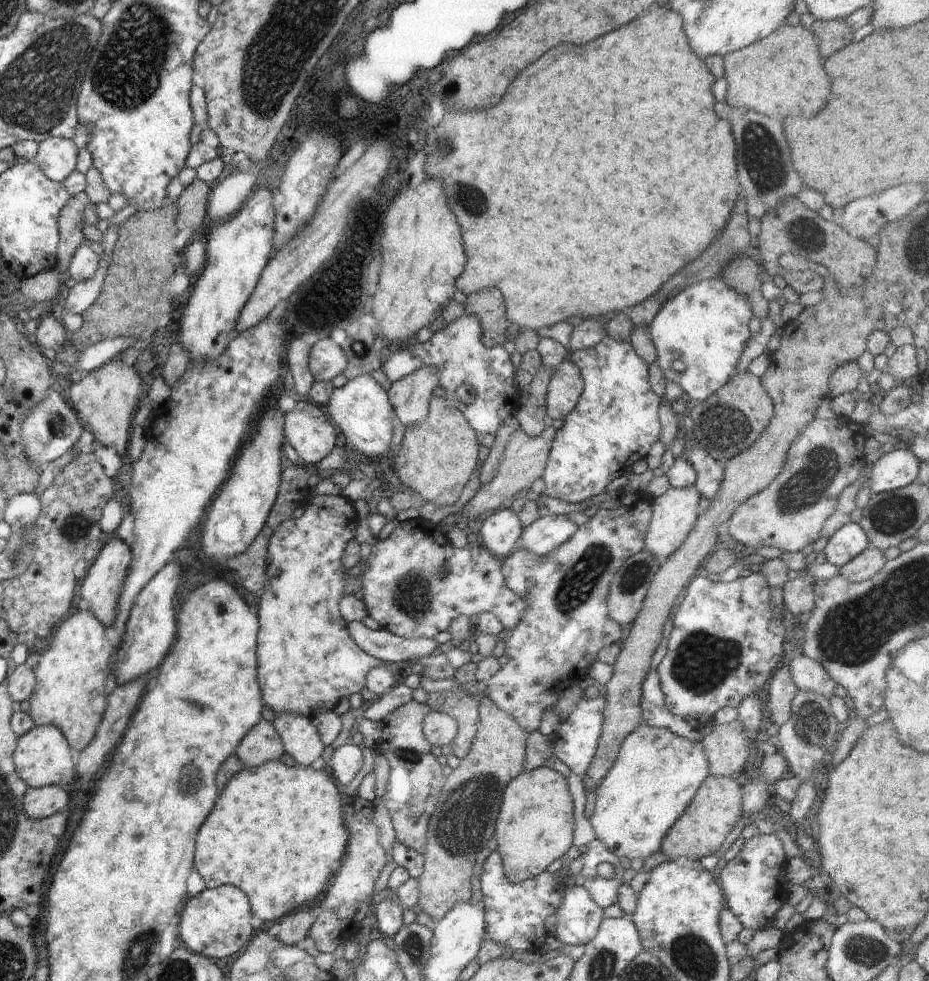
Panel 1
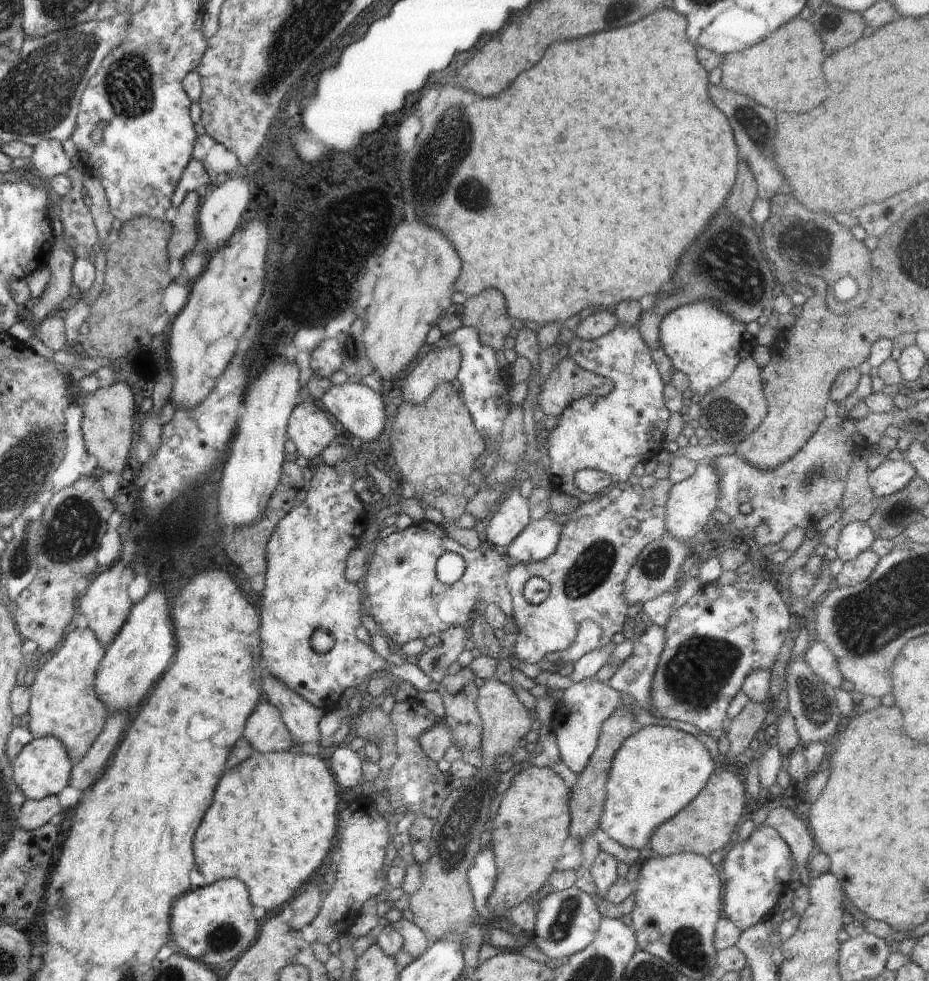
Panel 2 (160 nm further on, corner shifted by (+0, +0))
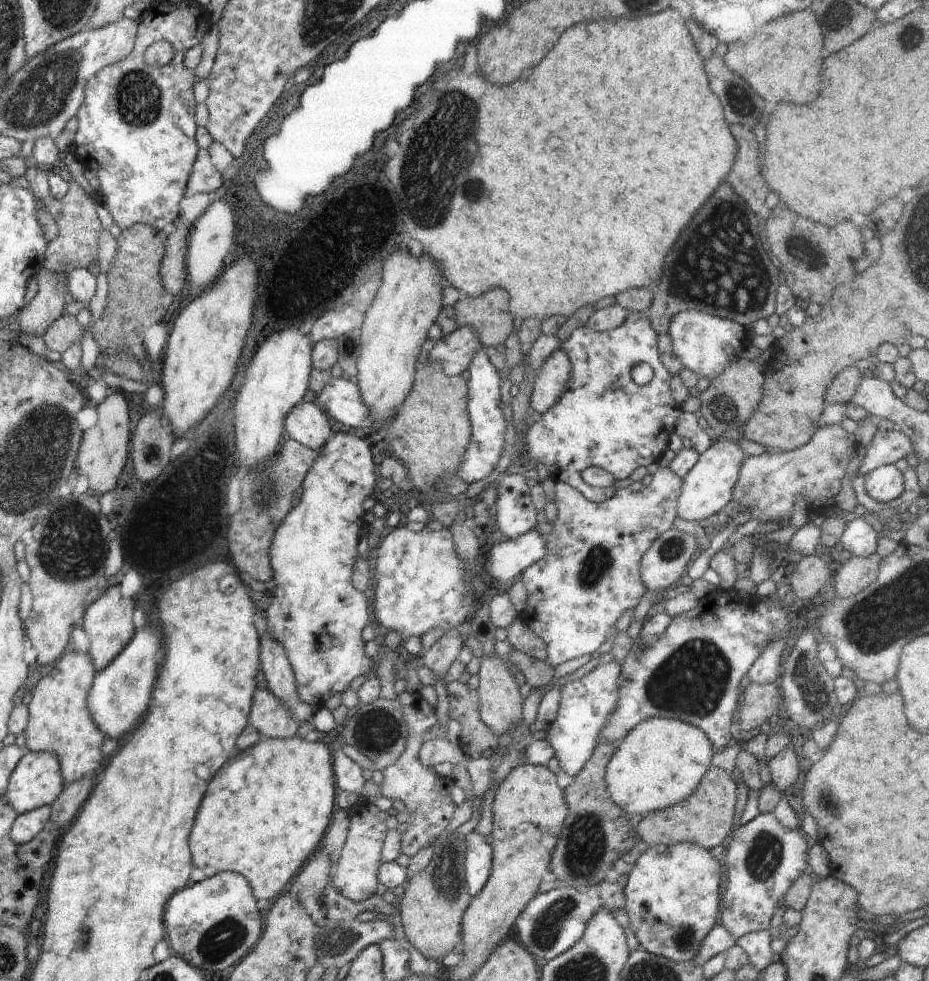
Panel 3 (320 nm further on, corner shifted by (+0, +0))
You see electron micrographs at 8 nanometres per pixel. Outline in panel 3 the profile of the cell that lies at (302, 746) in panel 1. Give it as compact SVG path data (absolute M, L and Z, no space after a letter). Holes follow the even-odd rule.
M268 631L260 634L260 664L267 688L291 710L299 724L310 721L318 708L299 699L295 674L284 647Z

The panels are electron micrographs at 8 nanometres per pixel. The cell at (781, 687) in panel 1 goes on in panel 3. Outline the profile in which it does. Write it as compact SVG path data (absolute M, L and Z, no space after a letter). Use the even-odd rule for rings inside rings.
M790 745L781 750L776 756L771 758L769 762L770 778L772 784L778 788L778 791L788 790L790 786L794 786L794 782L800 776L800 767L793 747Z

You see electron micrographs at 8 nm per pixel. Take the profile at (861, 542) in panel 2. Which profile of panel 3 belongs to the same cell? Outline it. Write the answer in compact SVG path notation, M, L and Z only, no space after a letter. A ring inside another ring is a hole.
M857 517L847 523L840 542L853 556L867 557L876 553L878 539L874 527L867 520Z

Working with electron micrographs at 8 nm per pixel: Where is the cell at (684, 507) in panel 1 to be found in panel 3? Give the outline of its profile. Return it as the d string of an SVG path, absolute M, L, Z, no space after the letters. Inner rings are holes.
M719 433L714 444L699 453L695 465L683 476L682 492L677 502L677 516L683 520L698 522L716 514L732 500L732 489L738 480L740 467L748 456L738 445L741 439L741 435L734 439Z

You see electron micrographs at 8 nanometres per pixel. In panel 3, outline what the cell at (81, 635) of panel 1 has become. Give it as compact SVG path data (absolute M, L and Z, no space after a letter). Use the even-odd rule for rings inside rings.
M70 647L62 658L53 663L52 670L33 689L25 736L30 751L57 756L65 787L87 775L94 775L104 757L101 744L105 736L88 710L87 696L97 673L92 659L87 652L76 652Z

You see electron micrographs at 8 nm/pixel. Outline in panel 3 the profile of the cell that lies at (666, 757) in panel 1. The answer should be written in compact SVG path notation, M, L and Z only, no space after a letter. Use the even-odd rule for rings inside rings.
M652 717L639 722L623 740L617 744L615 753L607 764L605 781L612 800L620 807L628 818L635 814L647 815L658 809L675 805L695 792L700 779L712 766L710 760L715 750L708 735L693 724L676 719Z

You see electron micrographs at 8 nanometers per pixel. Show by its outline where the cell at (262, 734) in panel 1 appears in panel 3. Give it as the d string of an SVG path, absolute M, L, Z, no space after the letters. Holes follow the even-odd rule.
M258 688L252 700L250 724L267 738L285 739L298 732L299 722L291 710L270 690Z

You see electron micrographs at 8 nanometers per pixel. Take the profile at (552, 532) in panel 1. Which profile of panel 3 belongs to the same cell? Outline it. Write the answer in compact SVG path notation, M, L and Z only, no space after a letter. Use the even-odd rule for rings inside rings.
M532 529L517 538L500 540L488 552L482 566L492 587L508 592L523 570L546 553L544 535Z

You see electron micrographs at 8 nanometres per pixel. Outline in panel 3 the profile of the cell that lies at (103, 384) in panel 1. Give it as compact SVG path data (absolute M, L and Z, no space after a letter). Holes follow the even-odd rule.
M121 391L111 393L96 406L98 420L95 427L83 432L79 453L75 460L75 469L78 474L88 478L88 493L100 498L103 494L112 493L118 477L128 458L128 443L130 437L130 414L128 404Z

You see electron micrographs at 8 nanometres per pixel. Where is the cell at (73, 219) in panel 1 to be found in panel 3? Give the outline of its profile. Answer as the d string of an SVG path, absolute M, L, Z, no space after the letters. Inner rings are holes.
M46 268L35 274L39 289L37 295L24 307L18 316L19 334L43 336L49 326L62 317L69 298L66 296L67 281Z

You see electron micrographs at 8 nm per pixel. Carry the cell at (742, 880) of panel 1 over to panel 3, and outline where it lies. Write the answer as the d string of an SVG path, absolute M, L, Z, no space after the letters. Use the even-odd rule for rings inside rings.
M760 813L732 832L725 843L728 885L721 900L718 924L735 940L748 933L769 930L778 902L797 878L809 872L808 843L800 829L786 828L774 813Z

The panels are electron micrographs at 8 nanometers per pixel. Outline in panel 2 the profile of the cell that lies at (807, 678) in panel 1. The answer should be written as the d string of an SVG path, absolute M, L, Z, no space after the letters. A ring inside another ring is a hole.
M816 641L815 644L812 645L812 648L804 654L804 658L806 658L808 668L810 668L822 682L826 682L828 686L832 686L832 689L835 691L841 688L844 678L842 678L842 674L840 674L838 668L836 668L834 656L830 654L824 644Z

